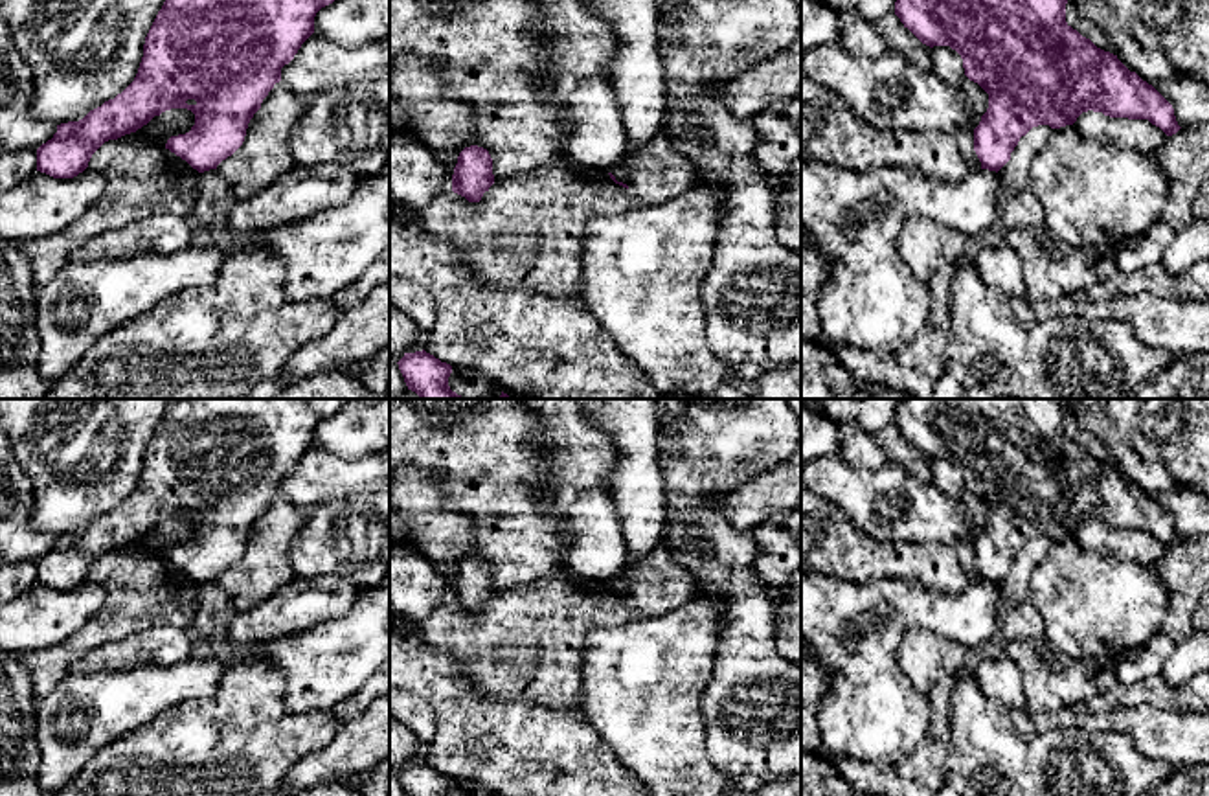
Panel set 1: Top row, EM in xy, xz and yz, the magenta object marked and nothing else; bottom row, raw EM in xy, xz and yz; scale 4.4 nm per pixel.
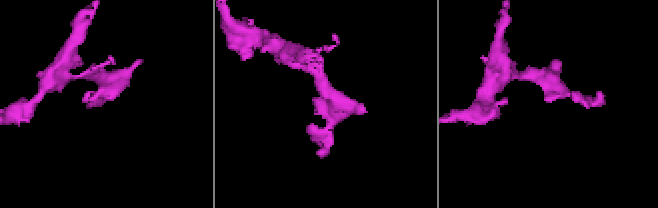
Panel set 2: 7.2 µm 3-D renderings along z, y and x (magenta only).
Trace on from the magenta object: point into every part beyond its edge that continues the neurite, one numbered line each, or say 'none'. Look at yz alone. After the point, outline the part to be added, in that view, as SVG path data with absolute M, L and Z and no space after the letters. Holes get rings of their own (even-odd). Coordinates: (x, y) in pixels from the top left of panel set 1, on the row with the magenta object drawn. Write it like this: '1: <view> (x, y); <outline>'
none

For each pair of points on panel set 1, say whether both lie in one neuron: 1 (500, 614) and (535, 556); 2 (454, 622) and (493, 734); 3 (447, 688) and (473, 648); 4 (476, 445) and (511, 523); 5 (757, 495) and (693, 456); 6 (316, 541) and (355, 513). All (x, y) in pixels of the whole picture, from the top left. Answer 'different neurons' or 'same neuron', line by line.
1: different neurons
2: different neurons
3: different neurons
4: same neuron
5: different neurons
6: same neuron

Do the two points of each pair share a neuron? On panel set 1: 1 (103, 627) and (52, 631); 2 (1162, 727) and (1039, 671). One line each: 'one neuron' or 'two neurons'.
1: two neurons
2: two neurons

